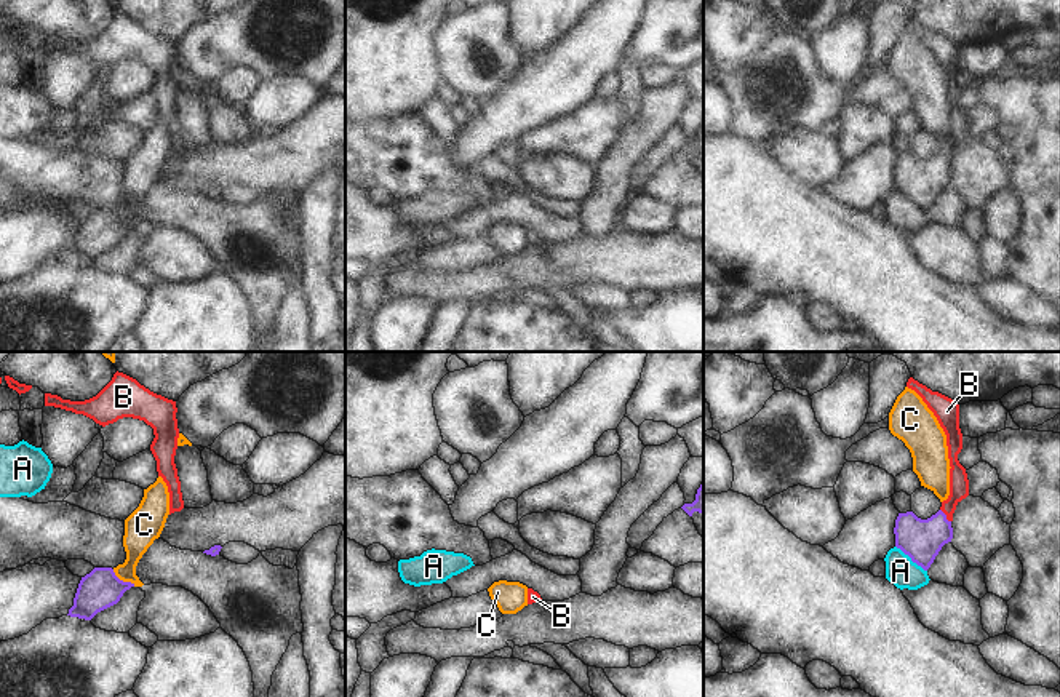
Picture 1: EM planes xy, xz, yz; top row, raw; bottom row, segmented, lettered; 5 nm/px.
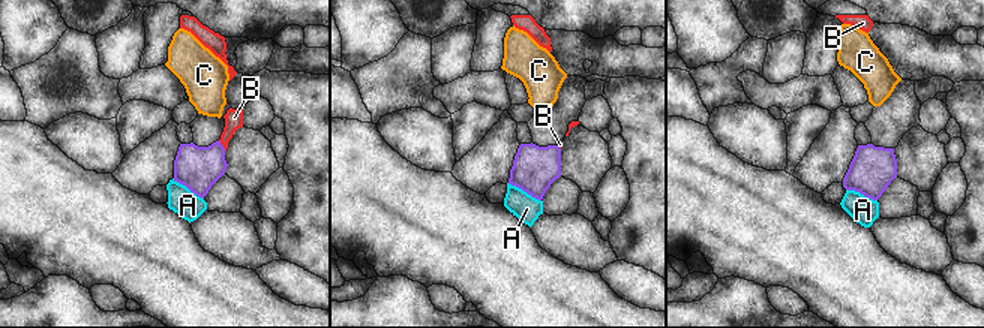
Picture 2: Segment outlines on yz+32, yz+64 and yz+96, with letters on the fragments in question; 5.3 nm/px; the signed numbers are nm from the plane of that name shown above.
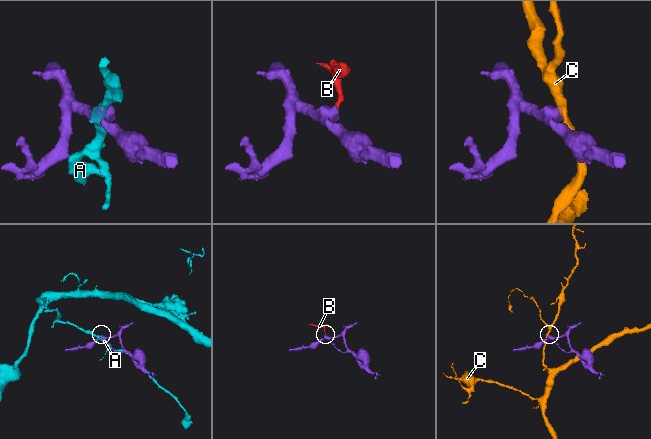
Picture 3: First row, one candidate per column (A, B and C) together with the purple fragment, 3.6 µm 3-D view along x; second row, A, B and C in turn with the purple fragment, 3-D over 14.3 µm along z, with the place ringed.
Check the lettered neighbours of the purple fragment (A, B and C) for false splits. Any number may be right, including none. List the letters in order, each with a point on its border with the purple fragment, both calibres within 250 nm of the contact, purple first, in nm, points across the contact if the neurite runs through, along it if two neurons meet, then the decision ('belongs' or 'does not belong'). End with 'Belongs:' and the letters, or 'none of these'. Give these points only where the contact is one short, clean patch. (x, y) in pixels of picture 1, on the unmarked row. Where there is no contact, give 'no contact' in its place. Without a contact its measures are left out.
A: yz (912, 202) | 200/150 nm | does not belong
B: yz (945, 157) | 200/100 nm | across yz (921, 181), (945, 157), (958, 133), (958, 120) | belongs
C: xy (122, 223) | 200/160 nm | does not belong
Belongs: B

